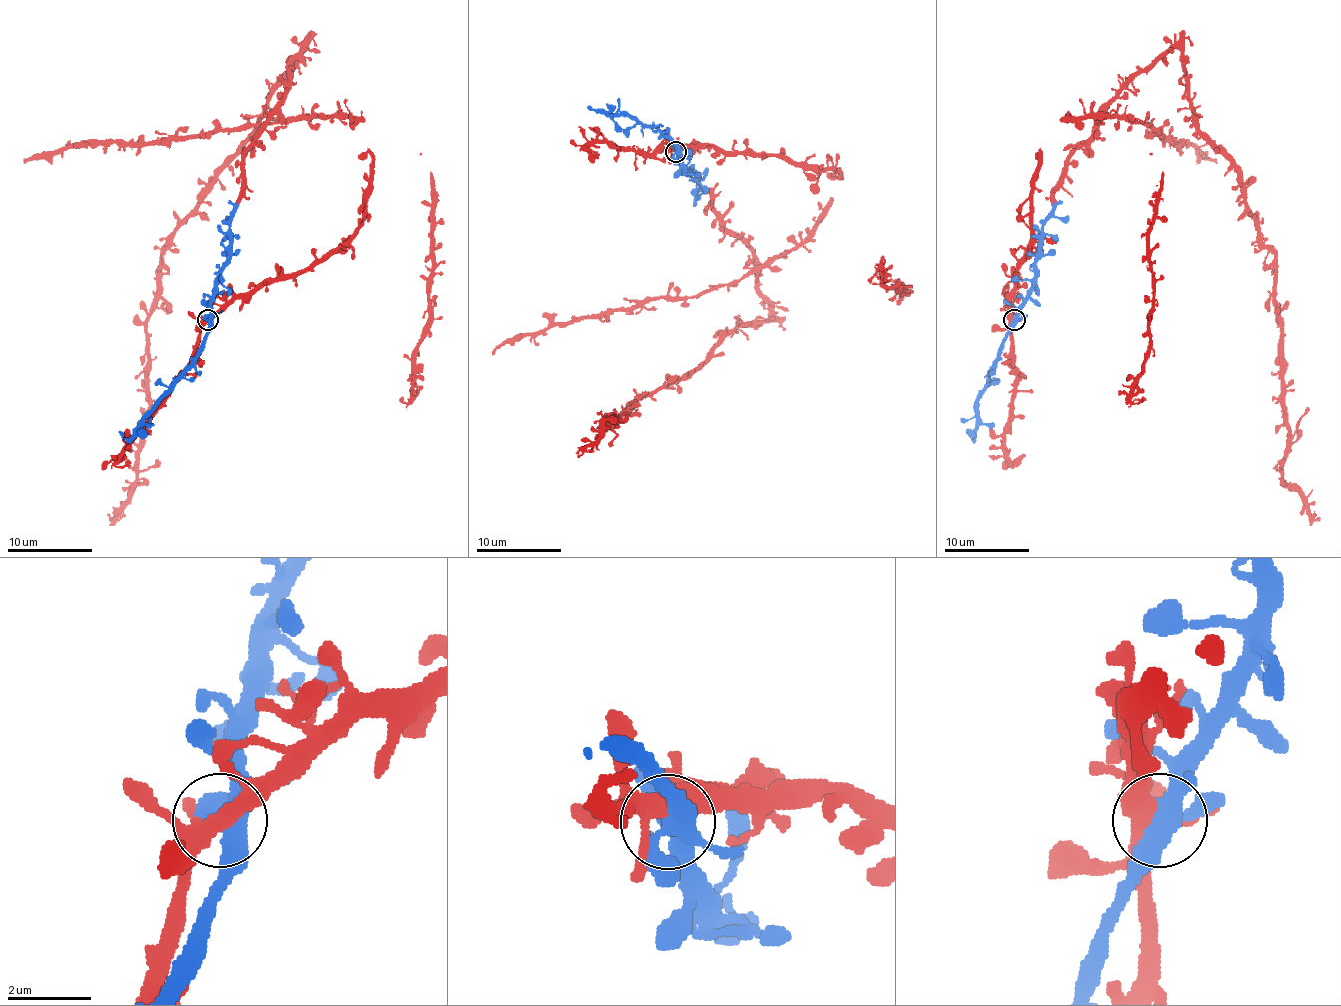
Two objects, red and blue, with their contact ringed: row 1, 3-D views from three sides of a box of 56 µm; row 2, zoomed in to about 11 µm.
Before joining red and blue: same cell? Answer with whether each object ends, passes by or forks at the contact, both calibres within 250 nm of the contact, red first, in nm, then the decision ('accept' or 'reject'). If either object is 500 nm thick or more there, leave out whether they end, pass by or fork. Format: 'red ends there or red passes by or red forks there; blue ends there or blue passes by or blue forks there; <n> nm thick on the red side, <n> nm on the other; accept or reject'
red forks there; blue forks there; 380 nm thick on the red side, 400 nm on the other; accept

